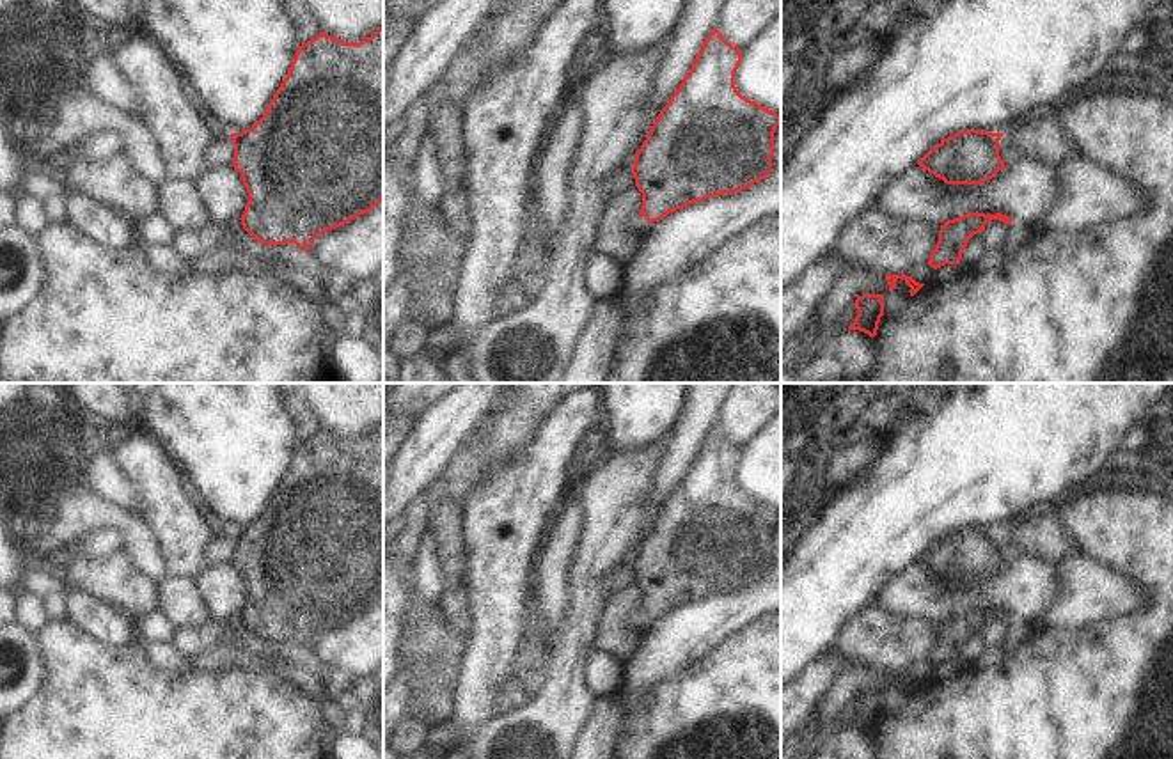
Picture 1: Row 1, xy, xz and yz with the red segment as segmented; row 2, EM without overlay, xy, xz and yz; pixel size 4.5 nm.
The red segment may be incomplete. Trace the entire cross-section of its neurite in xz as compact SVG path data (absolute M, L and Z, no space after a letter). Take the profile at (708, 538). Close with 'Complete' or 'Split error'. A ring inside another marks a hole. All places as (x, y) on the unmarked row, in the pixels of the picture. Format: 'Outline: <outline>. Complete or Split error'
Outline: M717 426L710 429L680 486L635 550L632 571L642 591L639 612L649 621L694 599L738 591L772 569L774 530L781 514L736 488L735 470L740 459L742 447Z. Complete.

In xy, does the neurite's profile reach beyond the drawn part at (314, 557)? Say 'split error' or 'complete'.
complete

